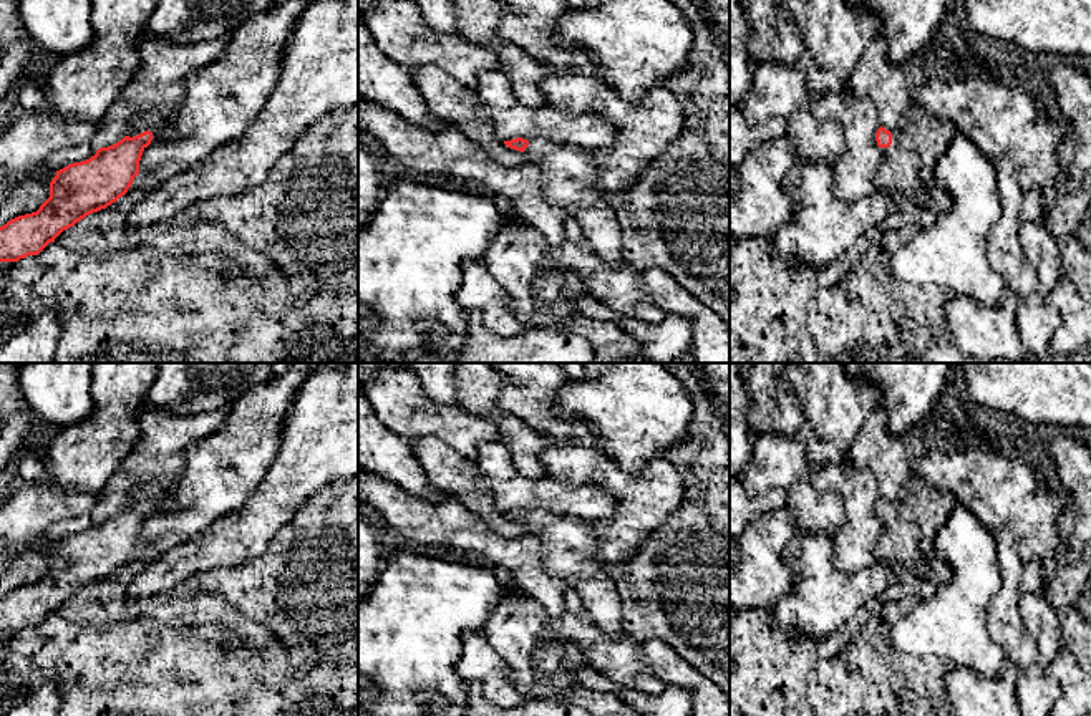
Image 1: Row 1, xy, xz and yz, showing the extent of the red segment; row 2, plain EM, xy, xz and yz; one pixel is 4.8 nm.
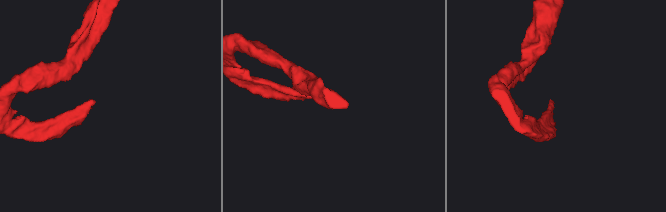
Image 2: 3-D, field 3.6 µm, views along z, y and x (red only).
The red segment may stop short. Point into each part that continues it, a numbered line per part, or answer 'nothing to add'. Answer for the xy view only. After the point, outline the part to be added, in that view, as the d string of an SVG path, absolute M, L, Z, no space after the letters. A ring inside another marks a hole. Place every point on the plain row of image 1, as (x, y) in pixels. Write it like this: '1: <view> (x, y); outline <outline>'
1: xy (143, 552); outline M166 535L159 542L153 545L139 544L134 550L128 564L133 562L144 562L144 560L156 560L159 559L166 550L184 544L184 539L181 535Z

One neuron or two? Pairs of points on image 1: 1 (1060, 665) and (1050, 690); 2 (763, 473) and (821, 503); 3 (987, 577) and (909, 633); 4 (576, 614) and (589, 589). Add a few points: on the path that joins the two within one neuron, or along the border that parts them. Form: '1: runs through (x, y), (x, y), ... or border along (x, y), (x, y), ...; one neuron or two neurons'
1: border along (1045, 668), (1058, 683), (1060, 698); two neurons
2: runs through (778, 473), (783, 473), (806, 496); one neuron
3: runs through (967, 597), (937, 627), (929, 630); one neuron
4: border along (569, 587), (604, 633); two neurons

